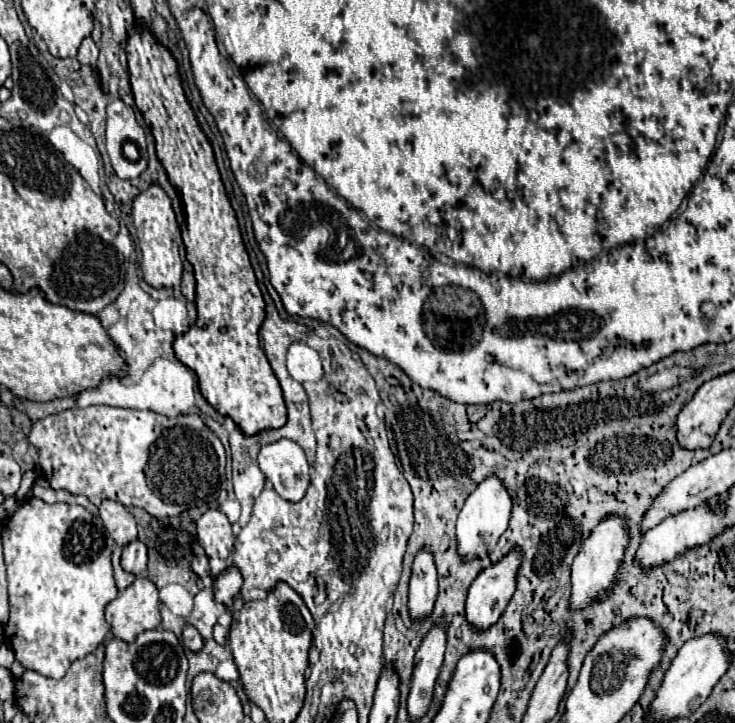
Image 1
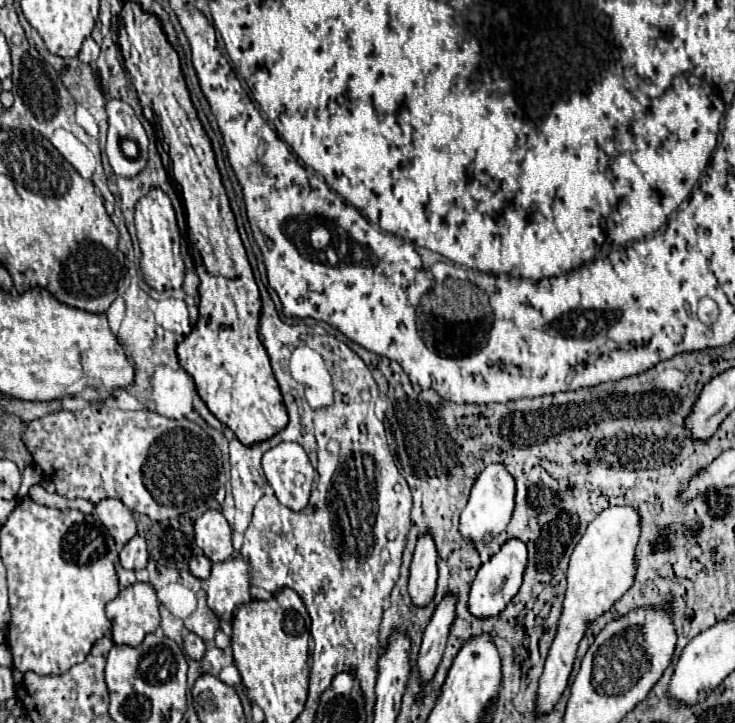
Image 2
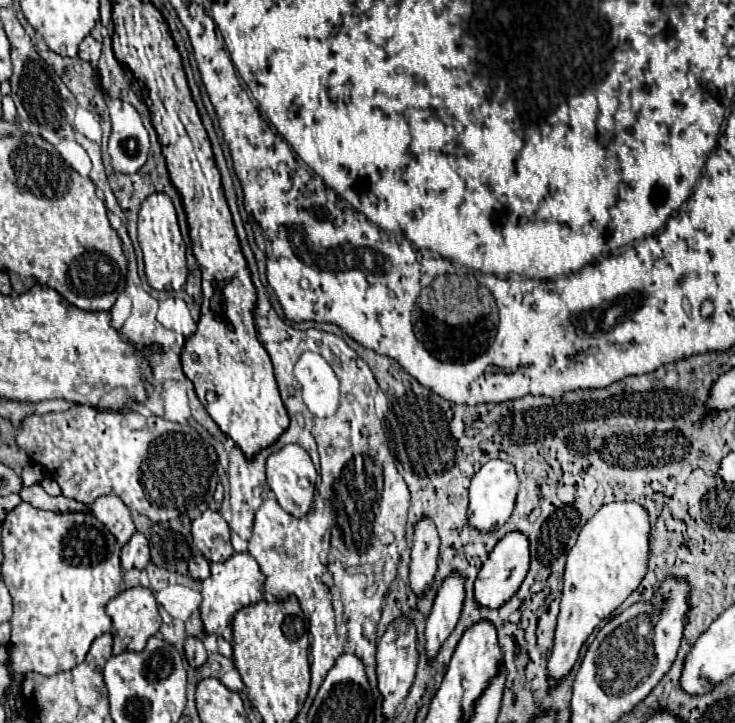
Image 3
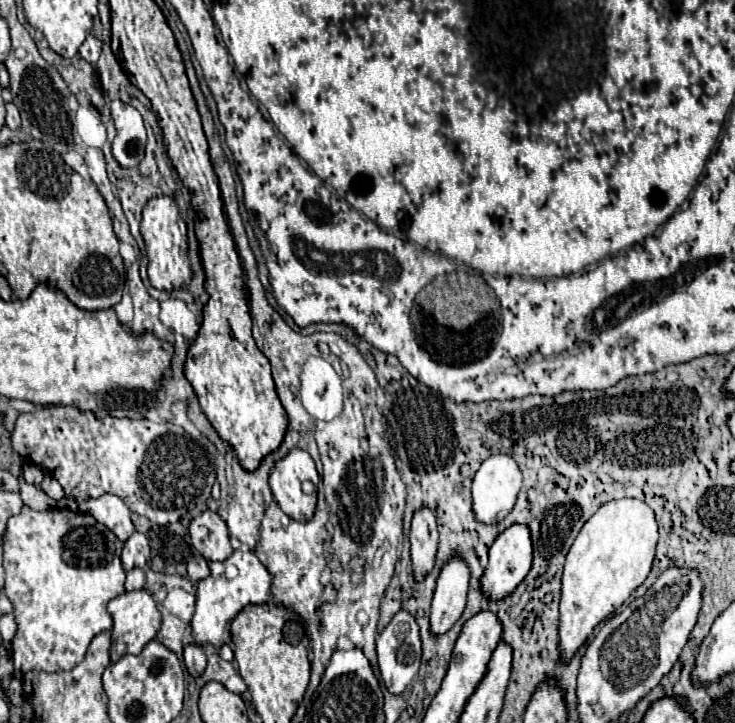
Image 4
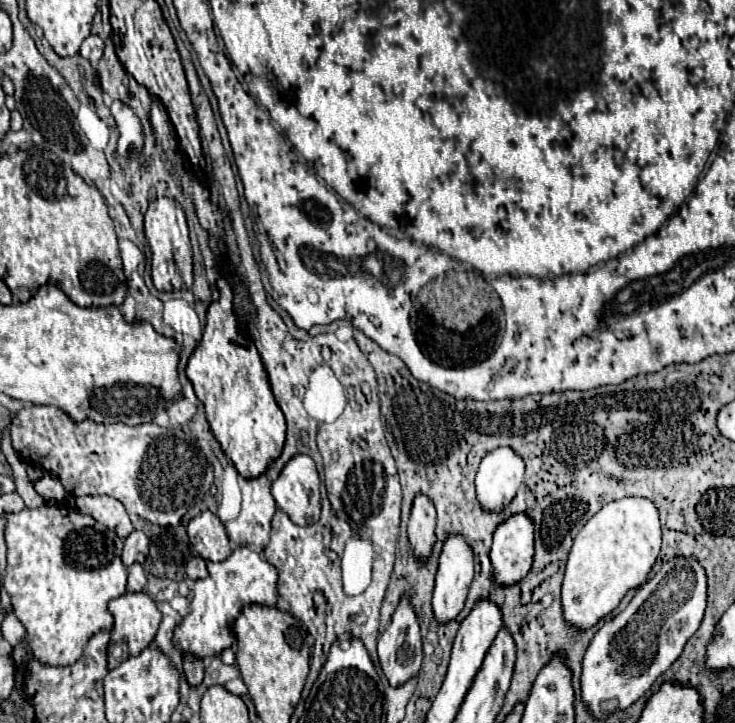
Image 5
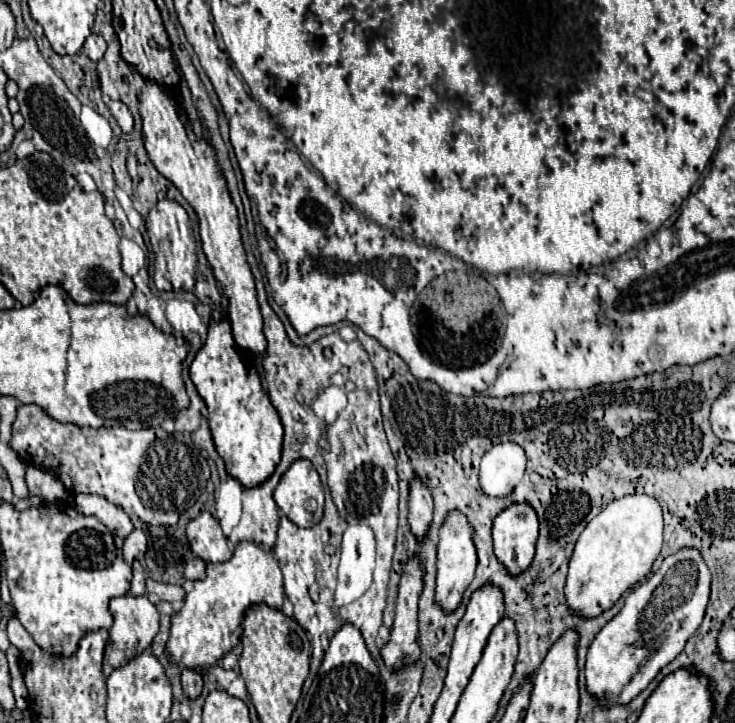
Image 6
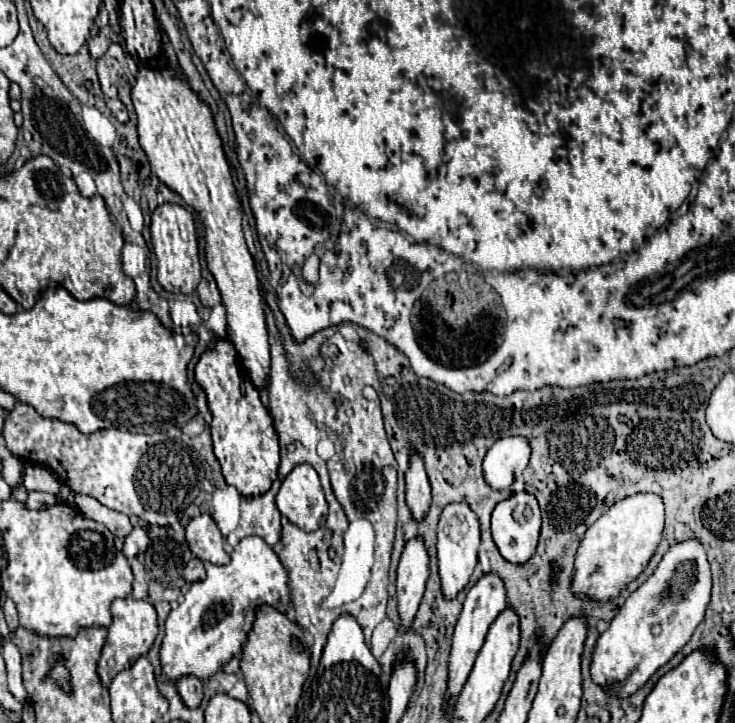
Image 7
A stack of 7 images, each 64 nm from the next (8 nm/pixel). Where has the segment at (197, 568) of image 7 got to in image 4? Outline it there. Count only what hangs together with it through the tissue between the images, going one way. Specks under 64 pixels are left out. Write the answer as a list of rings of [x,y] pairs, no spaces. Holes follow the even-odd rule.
[[[196,554],[196,556],[190,558],[190,562],[188,562],[188,576],[190,576],[192,582],[198,582],[198,580],[206,578],[208,572],[210,572],[208,570],[208,562],[200,554]]]

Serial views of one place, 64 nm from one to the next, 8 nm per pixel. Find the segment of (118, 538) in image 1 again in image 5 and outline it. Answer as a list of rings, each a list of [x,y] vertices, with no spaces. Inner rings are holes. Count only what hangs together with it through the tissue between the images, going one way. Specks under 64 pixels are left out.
[[[80,496],[76,498],[76,506],[82,514],[90,514],[100,524],[114,530],[120,538],[126,538],[134,530],[126,508],[110,496]]]

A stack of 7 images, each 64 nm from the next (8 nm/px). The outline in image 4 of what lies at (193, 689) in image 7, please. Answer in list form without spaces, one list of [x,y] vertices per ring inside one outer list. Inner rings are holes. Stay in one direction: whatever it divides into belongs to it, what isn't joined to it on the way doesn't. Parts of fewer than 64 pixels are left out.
[[[194,644],[184,646],[184,664],[186,664],[192,678],[202,676],[204,670],[206,670],[206,652],[204,652],[204,648],[194,646]]]

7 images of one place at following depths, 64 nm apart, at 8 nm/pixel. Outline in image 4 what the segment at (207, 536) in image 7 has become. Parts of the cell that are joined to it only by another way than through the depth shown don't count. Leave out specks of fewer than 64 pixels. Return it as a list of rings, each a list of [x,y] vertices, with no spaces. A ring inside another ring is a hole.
[[[212,510],[202,512],[190,522],[192,546],[212,562],[226,560],[234,550],[230,546],[226,522]]]

